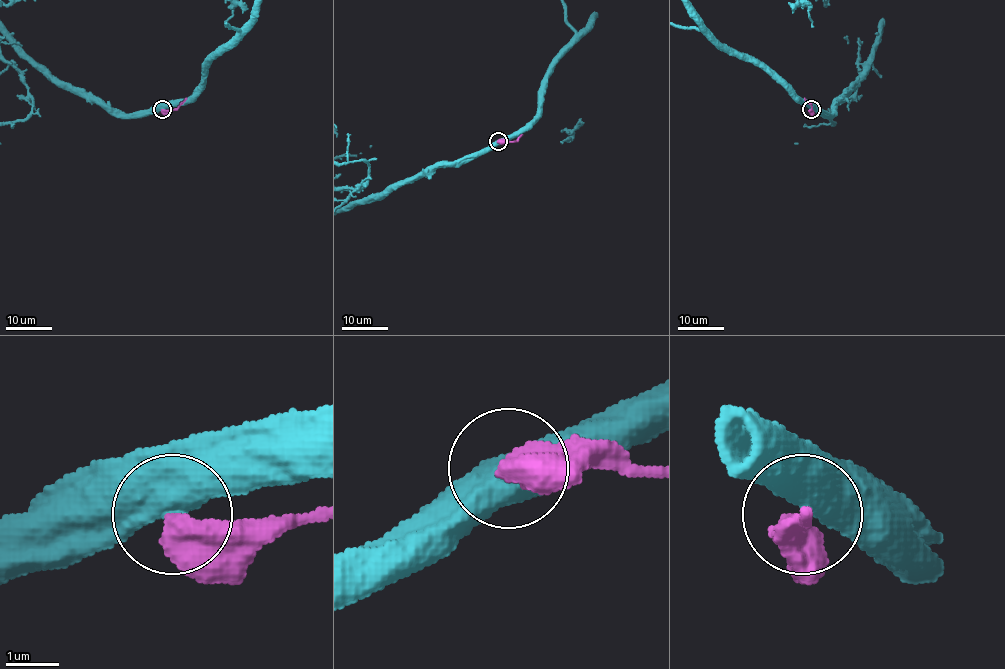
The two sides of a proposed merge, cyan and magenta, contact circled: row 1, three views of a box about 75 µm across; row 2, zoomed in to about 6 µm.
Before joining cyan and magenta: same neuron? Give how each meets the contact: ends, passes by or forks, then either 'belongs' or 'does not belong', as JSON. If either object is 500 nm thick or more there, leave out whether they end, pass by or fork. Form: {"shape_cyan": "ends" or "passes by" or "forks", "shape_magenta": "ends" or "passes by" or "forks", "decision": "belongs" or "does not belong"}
{"decision": "does not belong"}

